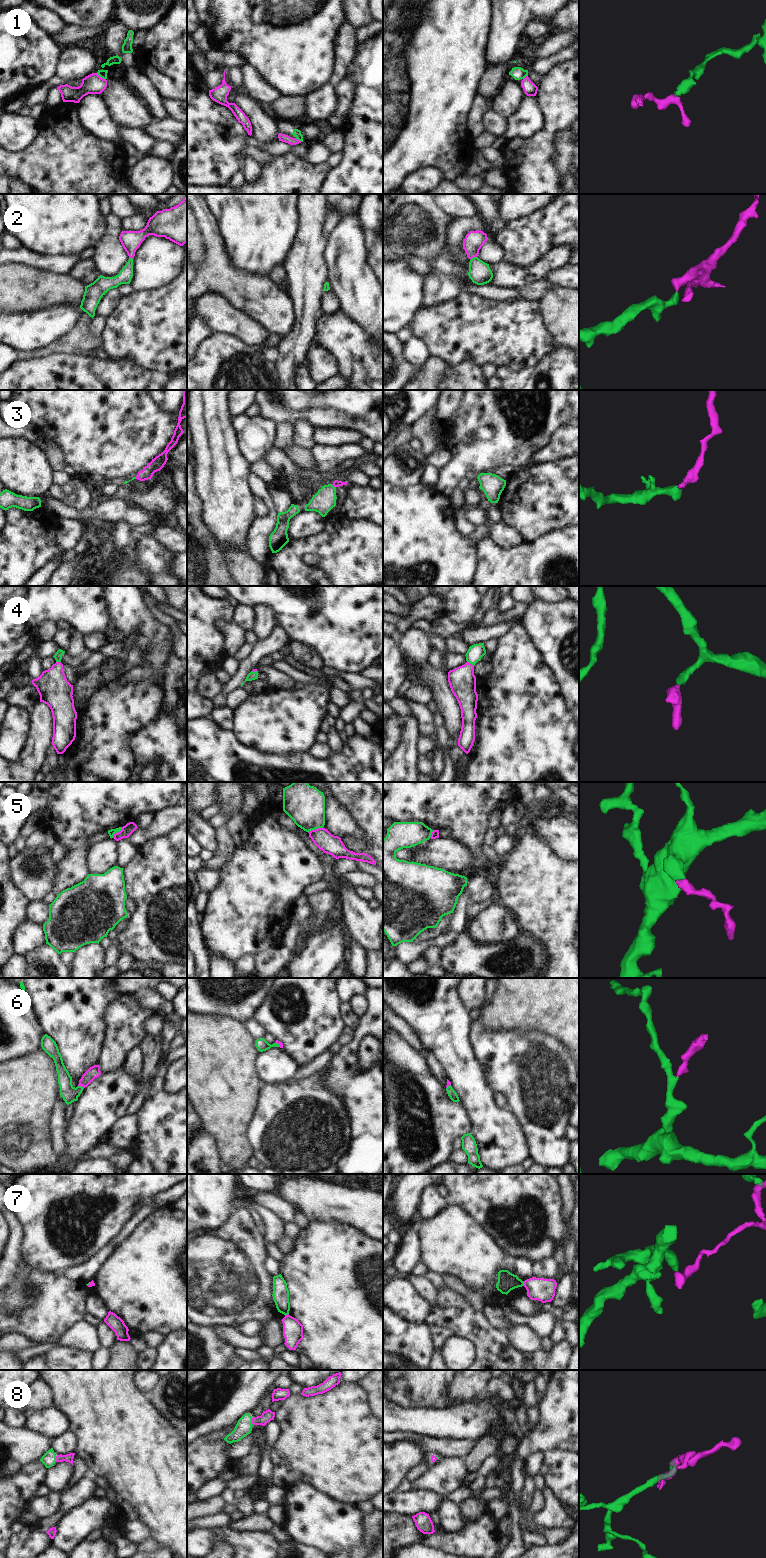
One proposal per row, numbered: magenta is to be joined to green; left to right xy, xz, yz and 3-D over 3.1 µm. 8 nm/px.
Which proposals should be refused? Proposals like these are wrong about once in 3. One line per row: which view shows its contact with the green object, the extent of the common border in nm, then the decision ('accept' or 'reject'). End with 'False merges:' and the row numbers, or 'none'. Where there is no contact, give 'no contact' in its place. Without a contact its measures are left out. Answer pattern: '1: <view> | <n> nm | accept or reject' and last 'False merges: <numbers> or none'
1: xy | 90 nm | reject
2: yz | 50 nm | accept
3: xz | 50 nm | accept
4: yz | 70 nm | accept
5: xz | 130 nm | reject
6: xy | 50 nm | accept
7: yz | 40 nm | reject
8: xz | 60 nm | accept
False merges: 1, 5, 7

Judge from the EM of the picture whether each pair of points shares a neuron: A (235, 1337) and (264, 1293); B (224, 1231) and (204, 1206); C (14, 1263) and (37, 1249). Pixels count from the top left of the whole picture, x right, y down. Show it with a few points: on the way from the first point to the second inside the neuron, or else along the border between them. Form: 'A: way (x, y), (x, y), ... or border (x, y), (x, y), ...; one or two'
A: border (214, 1326), (232, 1325), (237, 1328); two
B: border (233, 1213), (231, 1218), (214, 1233); two
C: border (24, 1234), (24, 1260), (33, 1269), (43, 1269); two

